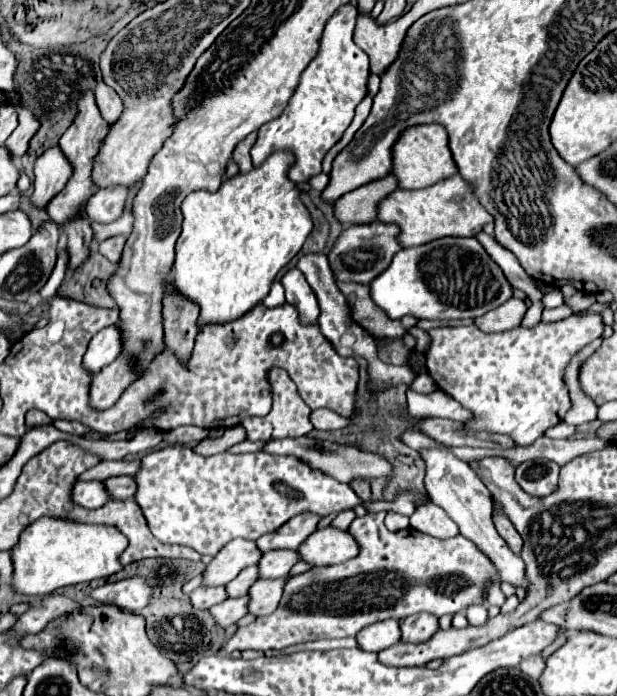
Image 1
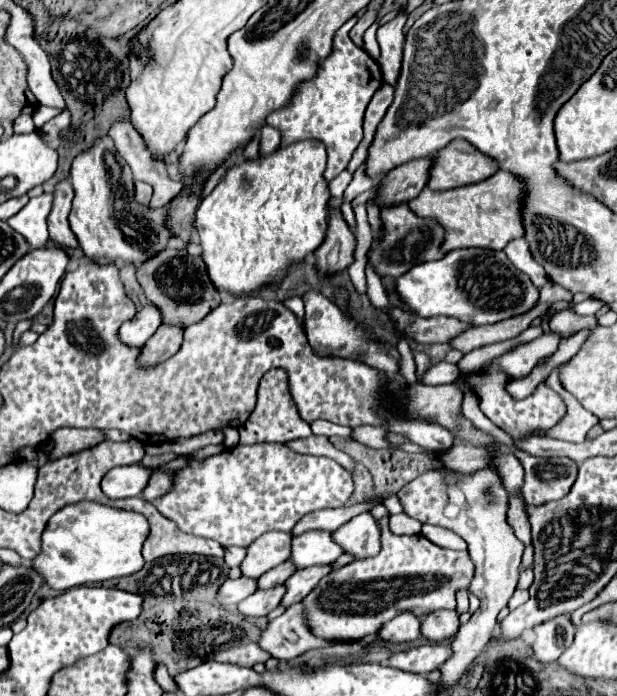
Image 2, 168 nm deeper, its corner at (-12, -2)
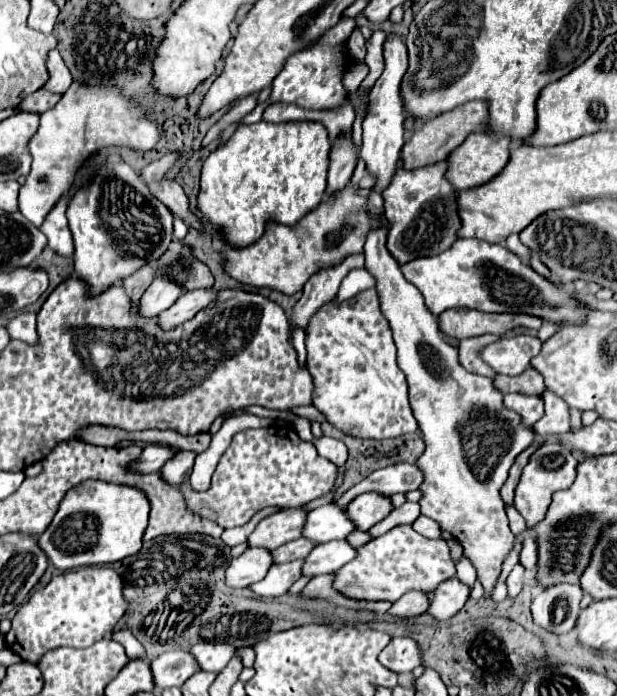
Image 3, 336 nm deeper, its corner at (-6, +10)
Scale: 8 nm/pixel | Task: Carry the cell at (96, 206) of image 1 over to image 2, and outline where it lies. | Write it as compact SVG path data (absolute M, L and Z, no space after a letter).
M136 182L136 200L140 200L140 204L148 204L152 198L152 186L146 182Z

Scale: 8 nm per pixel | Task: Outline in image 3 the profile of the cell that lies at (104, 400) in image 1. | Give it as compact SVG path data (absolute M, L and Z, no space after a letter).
M194 290L184 292L168 310L164 310L158 316L158 326L162 330L172 330L178 324L190 320L198 310L206 308L214 300L214 294L210 290Z

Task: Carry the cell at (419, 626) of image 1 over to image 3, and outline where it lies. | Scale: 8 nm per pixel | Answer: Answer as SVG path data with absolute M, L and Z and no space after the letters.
M450 578L434 590L428 614L436 620L450 620L466 604L468 594L470 594L468 586L464 586L458 578Z

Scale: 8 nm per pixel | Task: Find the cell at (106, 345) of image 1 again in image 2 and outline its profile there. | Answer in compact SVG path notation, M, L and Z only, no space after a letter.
M148 304L132 320L120 326L120 340L124 340L128 346L142 348L146 340L158 330L160 324L162 324L162 312L154 304Z

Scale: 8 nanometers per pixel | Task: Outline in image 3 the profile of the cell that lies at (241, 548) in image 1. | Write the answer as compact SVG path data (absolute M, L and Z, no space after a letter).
M284 508L278 514L264 518L248 536L248 548L274 550L290 540L300 538L306 512L302 508Z

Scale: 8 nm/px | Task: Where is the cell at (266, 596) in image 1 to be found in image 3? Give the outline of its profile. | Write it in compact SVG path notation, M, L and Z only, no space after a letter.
M334 540L318 544L302 564L302 576L320 576L330 574L342 568L356 556L356 550L346 540Z

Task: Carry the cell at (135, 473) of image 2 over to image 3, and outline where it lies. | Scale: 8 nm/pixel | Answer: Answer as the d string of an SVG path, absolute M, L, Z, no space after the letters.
M148 444L148 446L142 450L140 458L134 460L134 464L130 464L130 472L142 472L142 474L146 474L146 472L158 472L158 470L162 468L162 464L164 464L170 456L174 456L176 452L178 452L178 450L168 448L168 446Z

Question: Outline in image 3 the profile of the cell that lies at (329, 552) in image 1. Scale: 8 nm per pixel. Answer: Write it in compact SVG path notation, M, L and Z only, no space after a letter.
M376 492L360 494L346 506L346 514L350 516L350 522L356 524L356 530L362 530L362 532L368 532L374 524L386 518L390 510L392 510L392 504L388 496L382 496Z

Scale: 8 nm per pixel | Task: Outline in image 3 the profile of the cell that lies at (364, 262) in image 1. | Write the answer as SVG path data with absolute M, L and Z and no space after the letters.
M438 162L428 168L418 168L406 172L398 168L396 178L384 190L386 220L390 222L386 248L396 258L398 264L406 264L418 256L434 256L448 250L456 240L456 230L460 228L456 192L454 186L444 178L446 162Z

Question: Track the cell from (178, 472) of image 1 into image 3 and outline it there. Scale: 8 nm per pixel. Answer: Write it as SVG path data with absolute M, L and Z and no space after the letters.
M248 428L232 438L232 444L220 458L212 476L212 484L204 492L196 492L190 482L180 484L180 492L190 512L214 520L222 528L246 524L258 510L266 506L298 508L334 490L338 466L322 458L314 444L300 440L294 428Z

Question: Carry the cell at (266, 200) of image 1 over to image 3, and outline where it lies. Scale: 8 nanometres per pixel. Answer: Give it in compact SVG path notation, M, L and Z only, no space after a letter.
M258 122L258 124L250 124L250 126L238 126L238 130L234 132L234 136L224 144L218 146L204 162L202 168L202 180L200 180L200 192L198 192L198 210L202 212L204 220L218 228L218 234L222 236L222 240L228 246L234 248L244 248L254 244L262 234L268 222L278 222L284 226L294 226L298 220L302 220L308 212L312 212L318 204L322 204L324 194L326 194L326 168L328 168L328 154L330 154L330 140L326 134L326 128L318 122L290 122L290 124L266 124L266 122Z

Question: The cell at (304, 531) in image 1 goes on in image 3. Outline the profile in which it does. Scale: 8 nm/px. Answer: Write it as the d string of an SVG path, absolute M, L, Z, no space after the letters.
M394 464L372 472L360 484L352 486L348 492L344 492L340 498L334 498L332 502L338 504L340 508L346 508L350 500L354 500L364 492L378 492L384 496L392 496L398 492L404 494L416 490L420 484L422 484L422 472L414 464Z

